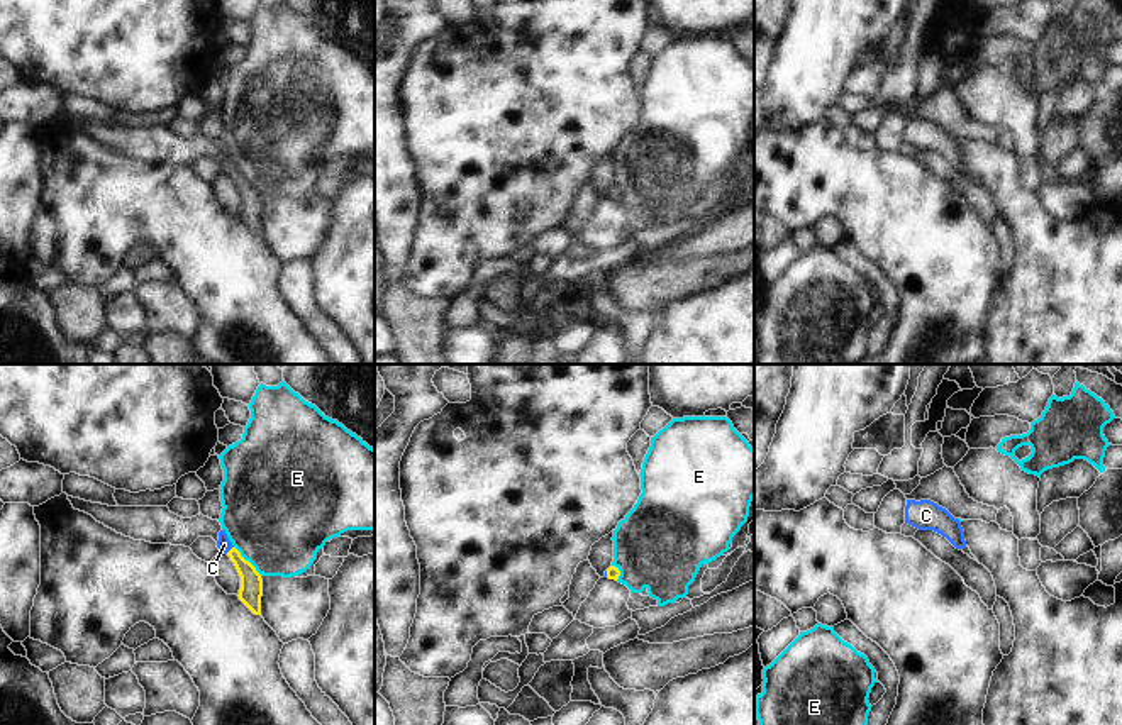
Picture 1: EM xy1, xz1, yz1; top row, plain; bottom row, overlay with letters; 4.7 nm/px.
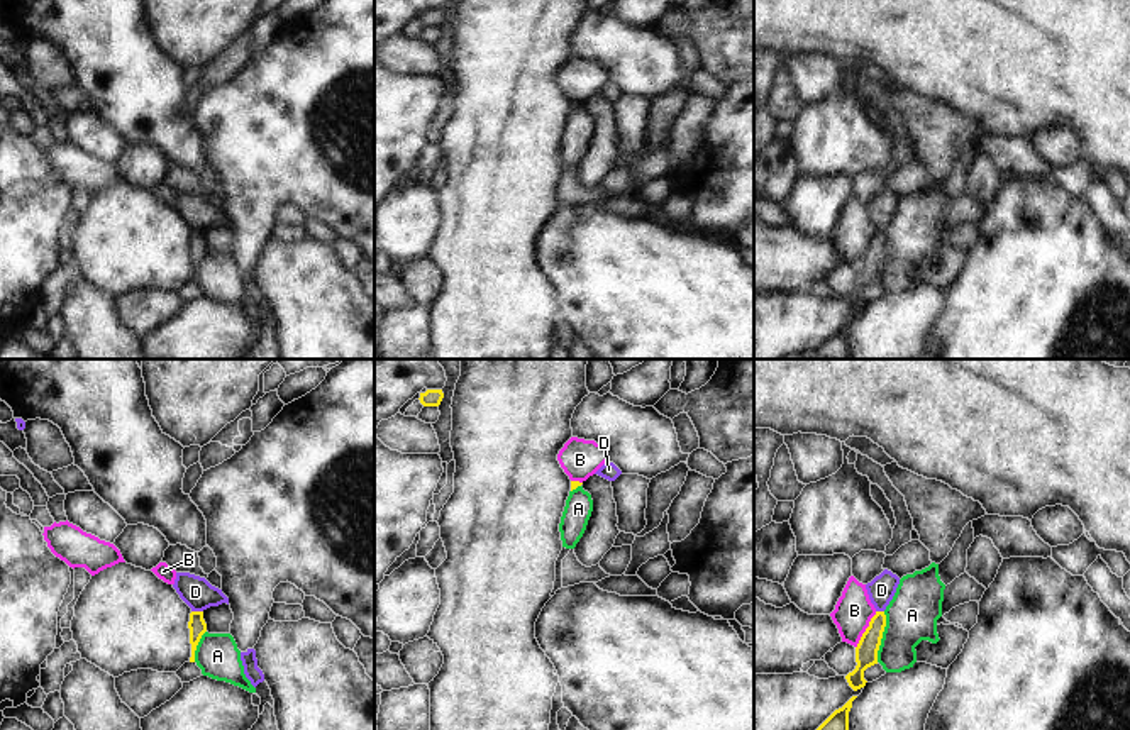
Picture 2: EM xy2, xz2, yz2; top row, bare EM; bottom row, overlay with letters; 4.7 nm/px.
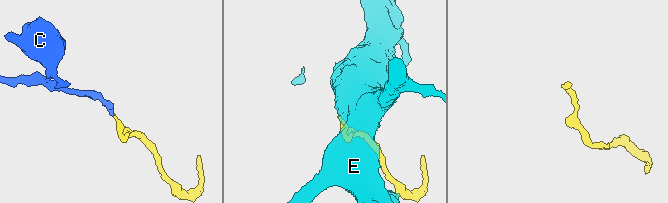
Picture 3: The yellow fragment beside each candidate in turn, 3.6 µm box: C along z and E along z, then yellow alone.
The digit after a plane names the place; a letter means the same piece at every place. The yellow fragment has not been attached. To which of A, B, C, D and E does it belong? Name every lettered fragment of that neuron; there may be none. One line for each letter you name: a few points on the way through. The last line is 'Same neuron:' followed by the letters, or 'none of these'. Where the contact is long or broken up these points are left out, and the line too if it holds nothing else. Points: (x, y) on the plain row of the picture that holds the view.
C: runs through xy1 (251, 205), (248, 192), (231, 170), (224, 165)
Same neuron: C

